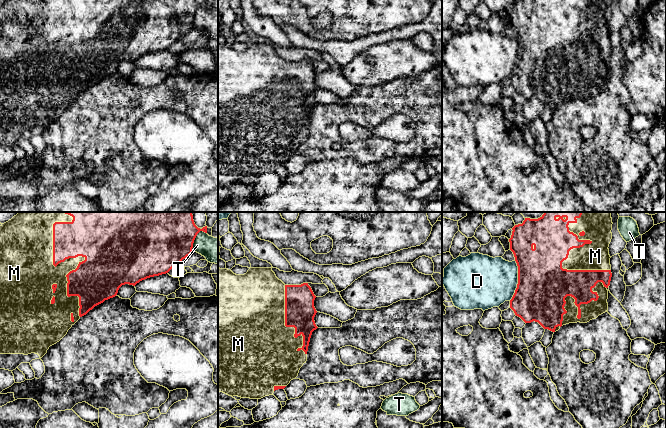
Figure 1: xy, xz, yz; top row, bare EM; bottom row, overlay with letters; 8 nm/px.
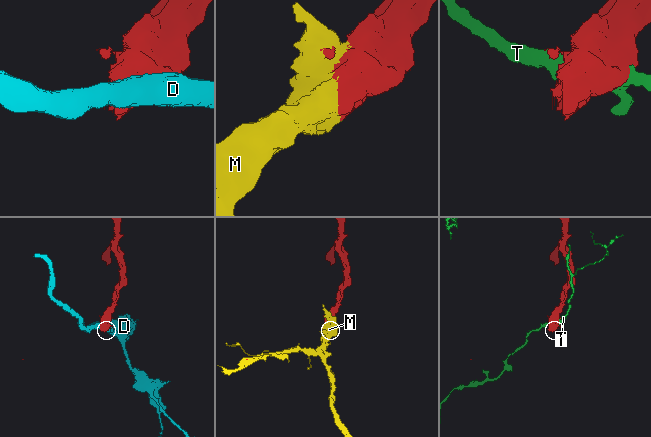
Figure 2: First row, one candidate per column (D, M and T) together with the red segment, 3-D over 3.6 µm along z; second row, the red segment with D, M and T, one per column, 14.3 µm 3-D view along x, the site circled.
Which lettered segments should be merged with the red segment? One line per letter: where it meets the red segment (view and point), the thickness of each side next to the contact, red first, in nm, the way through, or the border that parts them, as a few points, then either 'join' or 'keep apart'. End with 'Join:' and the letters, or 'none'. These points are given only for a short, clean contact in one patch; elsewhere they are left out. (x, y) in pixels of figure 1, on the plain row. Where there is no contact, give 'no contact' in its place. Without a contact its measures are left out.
D: meets red in yz at (518, 56); 400 nm thick on the red side, 420 nm on the other; keep apart
M: meets red in xy at (85, 34); 500 nm thick on the red side, 120 nm on the other; join
T: meets red in xy at (194, 15); 360 nm thick on the red side, 200 nm on the other; keep apart
Join: M

